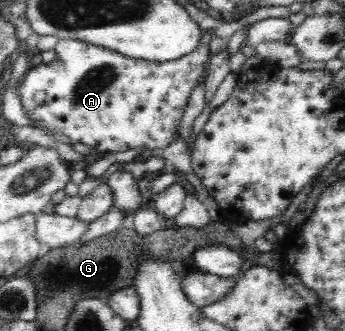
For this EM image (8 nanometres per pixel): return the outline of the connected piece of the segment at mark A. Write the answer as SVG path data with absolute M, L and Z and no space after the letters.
M59 40L55 47L57 58L50 64L32 65L18 87L23 110L41 130L49 129L71 138L71 142L87 144L99 153L125 152L136 148L167 148L177 135L179 121L191 93L204 74L211 48L201 43L198 48L179 58L166 62L150 62L128 58L119 52L100 48L81 40Z

